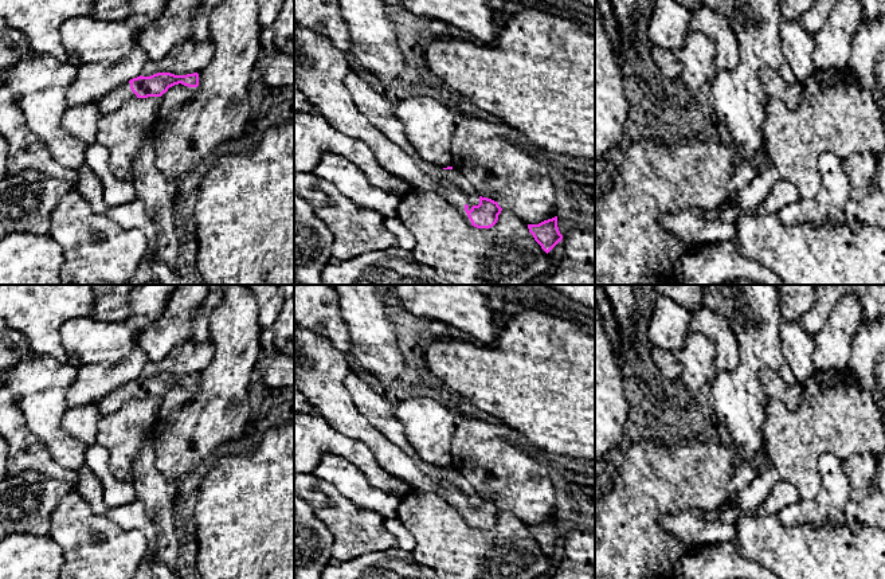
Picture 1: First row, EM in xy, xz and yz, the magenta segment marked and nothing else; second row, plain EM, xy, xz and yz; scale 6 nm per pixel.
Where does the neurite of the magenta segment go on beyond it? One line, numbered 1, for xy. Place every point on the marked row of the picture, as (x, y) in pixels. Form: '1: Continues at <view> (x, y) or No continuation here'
1: Continues at xy (112, 101)

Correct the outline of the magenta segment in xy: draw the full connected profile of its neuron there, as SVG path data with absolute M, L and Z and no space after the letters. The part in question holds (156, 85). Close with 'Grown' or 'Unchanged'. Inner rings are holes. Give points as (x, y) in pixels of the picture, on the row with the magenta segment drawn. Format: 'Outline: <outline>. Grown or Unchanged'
Outline: M157 73L150 77L137 77L126 83L114 87L110 93L99 98L94 105L105 116L117 110L122 103L130 99L161 97L175 85L188 87L199 86L199 74L175 75L171 73Z. Grown

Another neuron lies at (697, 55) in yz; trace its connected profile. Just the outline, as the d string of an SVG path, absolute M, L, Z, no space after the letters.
M701 32L689 34L686 44L673 52L684 64L678 82L688 90L694 93L712 83L717 70L713 63L714 42L708 35Z

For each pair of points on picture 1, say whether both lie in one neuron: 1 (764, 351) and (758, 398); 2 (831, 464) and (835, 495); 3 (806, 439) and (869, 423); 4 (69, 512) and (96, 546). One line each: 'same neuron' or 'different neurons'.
1: same neuron
2: same neuron
3: same neuron
4: same neuron

